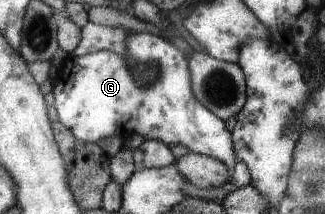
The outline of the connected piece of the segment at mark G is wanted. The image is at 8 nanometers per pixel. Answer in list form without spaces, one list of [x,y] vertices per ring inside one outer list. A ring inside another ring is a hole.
[[[131,31],[127,45],[125,54],[103,49],[83,57],[68,56],[52,80],[54,107],[60,123],[87,144],[113,134],[126,139],[137,133],[143,138],[164,142],[170,148],[183,145],[191,153],[220,159],[232,172],[237,160],[231,132],[225,127],[226,122],[196,97],[185,52],[167,37],[145,32]],[[127,54],[143,64],[158,62],[159,78],[147,88],[139,88],[131,80],[125,60]]]

